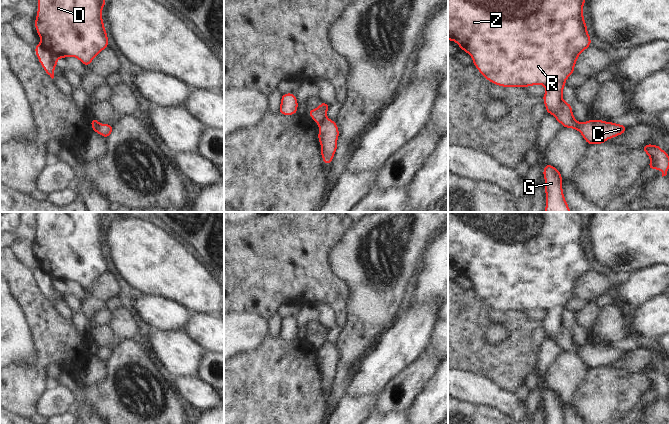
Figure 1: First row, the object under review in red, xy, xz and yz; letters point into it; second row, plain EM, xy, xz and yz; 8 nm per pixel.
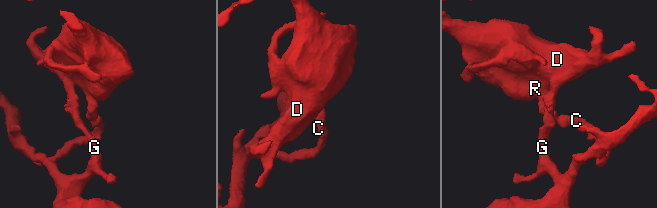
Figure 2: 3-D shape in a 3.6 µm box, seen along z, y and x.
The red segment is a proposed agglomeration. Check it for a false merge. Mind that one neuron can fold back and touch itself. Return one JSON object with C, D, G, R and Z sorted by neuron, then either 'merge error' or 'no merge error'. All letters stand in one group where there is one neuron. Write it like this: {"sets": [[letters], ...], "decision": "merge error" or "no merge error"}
{"sets": [["C", "G"], ["D", "R", "Z"]], "decision": "merge error"}

